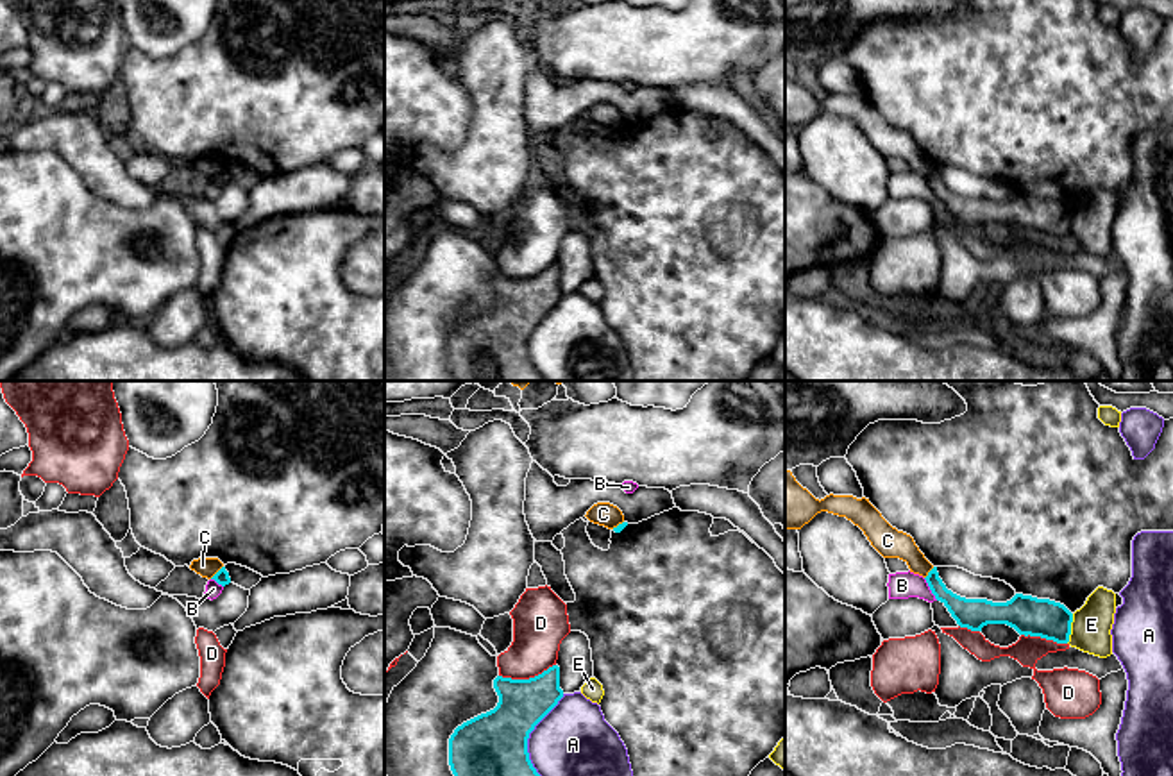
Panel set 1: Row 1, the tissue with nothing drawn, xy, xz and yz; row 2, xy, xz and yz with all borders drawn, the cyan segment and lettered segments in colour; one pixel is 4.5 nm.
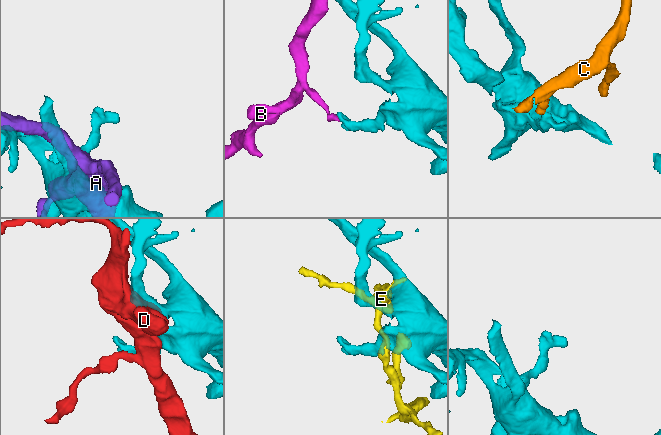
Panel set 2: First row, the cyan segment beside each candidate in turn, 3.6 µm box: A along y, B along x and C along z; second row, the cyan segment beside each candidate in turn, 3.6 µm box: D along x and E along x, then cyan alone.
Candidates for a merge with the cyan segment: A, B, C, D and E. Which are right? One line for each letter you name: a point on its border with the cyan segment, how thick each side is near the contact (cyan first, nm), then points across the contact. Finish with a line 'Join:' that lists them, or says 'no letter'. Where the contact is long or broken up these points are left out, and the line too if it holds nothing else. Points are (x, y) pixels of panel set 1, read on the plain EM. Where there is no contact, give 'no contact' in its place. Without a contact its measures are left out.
Join: no letter

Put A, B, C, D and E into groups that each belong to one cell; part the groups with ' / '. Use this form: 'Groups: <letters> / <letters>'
Groups: A / B / C / D / E

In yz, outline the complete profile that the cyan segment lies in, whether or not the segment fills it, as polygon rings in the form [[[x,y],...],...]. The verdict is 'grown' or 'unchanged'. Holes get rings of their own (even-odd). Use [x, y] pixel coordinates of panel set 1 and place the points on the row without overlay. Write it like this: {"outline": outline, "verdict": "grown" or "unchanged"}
{"outline": [[[937,166],[924,179],[960,227],[982,231],[987,224],[1007,224],[1025,236],[1041,236],[1057,243],[1069,241],[1073,213],[1060,202],[1023,193],[1016,193],[1007,202],[966,198],[946,188]]], "verdict": "unchanged"}

